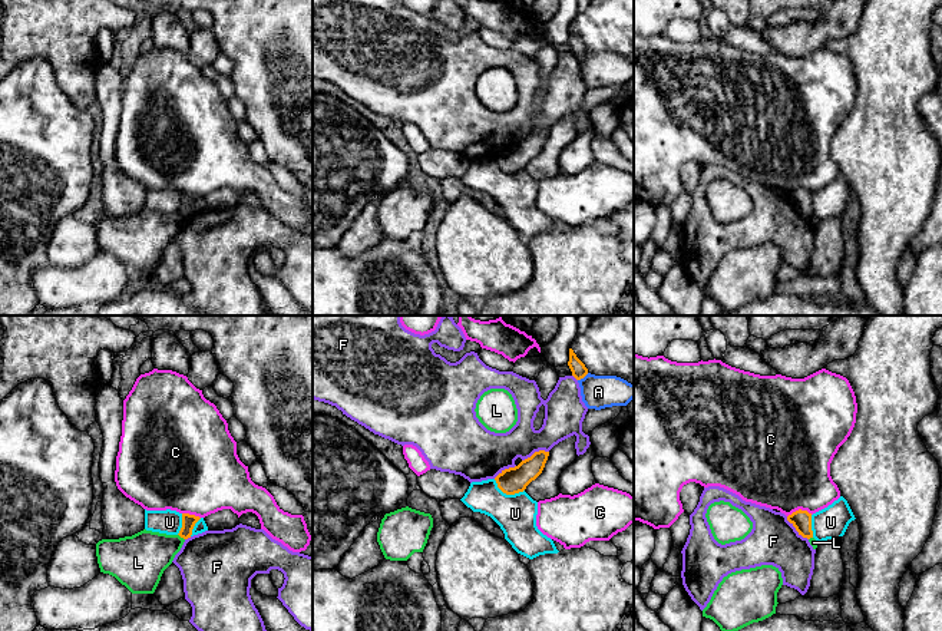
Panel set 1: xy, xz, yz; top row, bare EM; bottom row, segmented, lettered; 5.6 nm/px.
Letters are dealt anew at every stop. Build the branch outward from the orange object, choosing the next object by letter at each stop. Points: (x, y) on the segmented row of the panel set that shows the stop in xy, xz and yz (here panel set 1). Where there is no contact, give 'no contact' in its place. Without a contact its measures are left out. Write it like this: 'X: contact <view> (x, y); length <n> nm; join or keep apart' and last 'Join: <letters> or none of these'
A: contact xz (582, 377); length 80 nm; keep apart
C: contact yz (799, 509); length 140 nm; keep apart
F: contact yz (796, 529); length 180 nm; keep apart
L: contact xy (181, 537); length 50 nm; join
U: contact xz (508, 494); length 190 nm; keep apart
Join: L

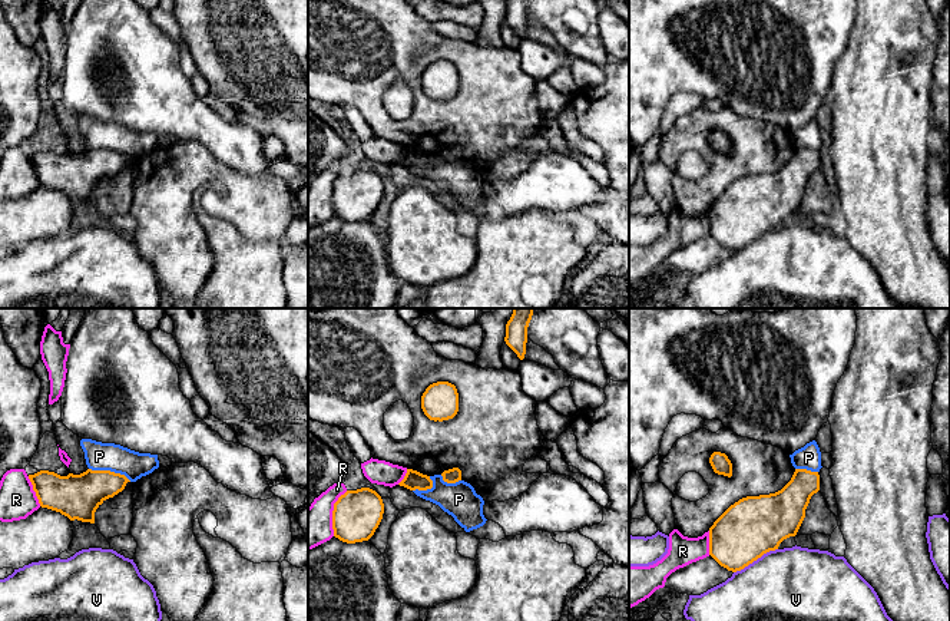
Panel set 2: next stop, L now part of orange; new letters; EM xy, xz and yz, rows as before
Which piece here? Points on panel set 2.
P: contact xy (109, 471); length 260 nm; keep apart
R: contact xz (333, 512); length 260 nm; keep apart
V: contact yz (755, 560); length 280 nm; keep apart
Join: none of these

